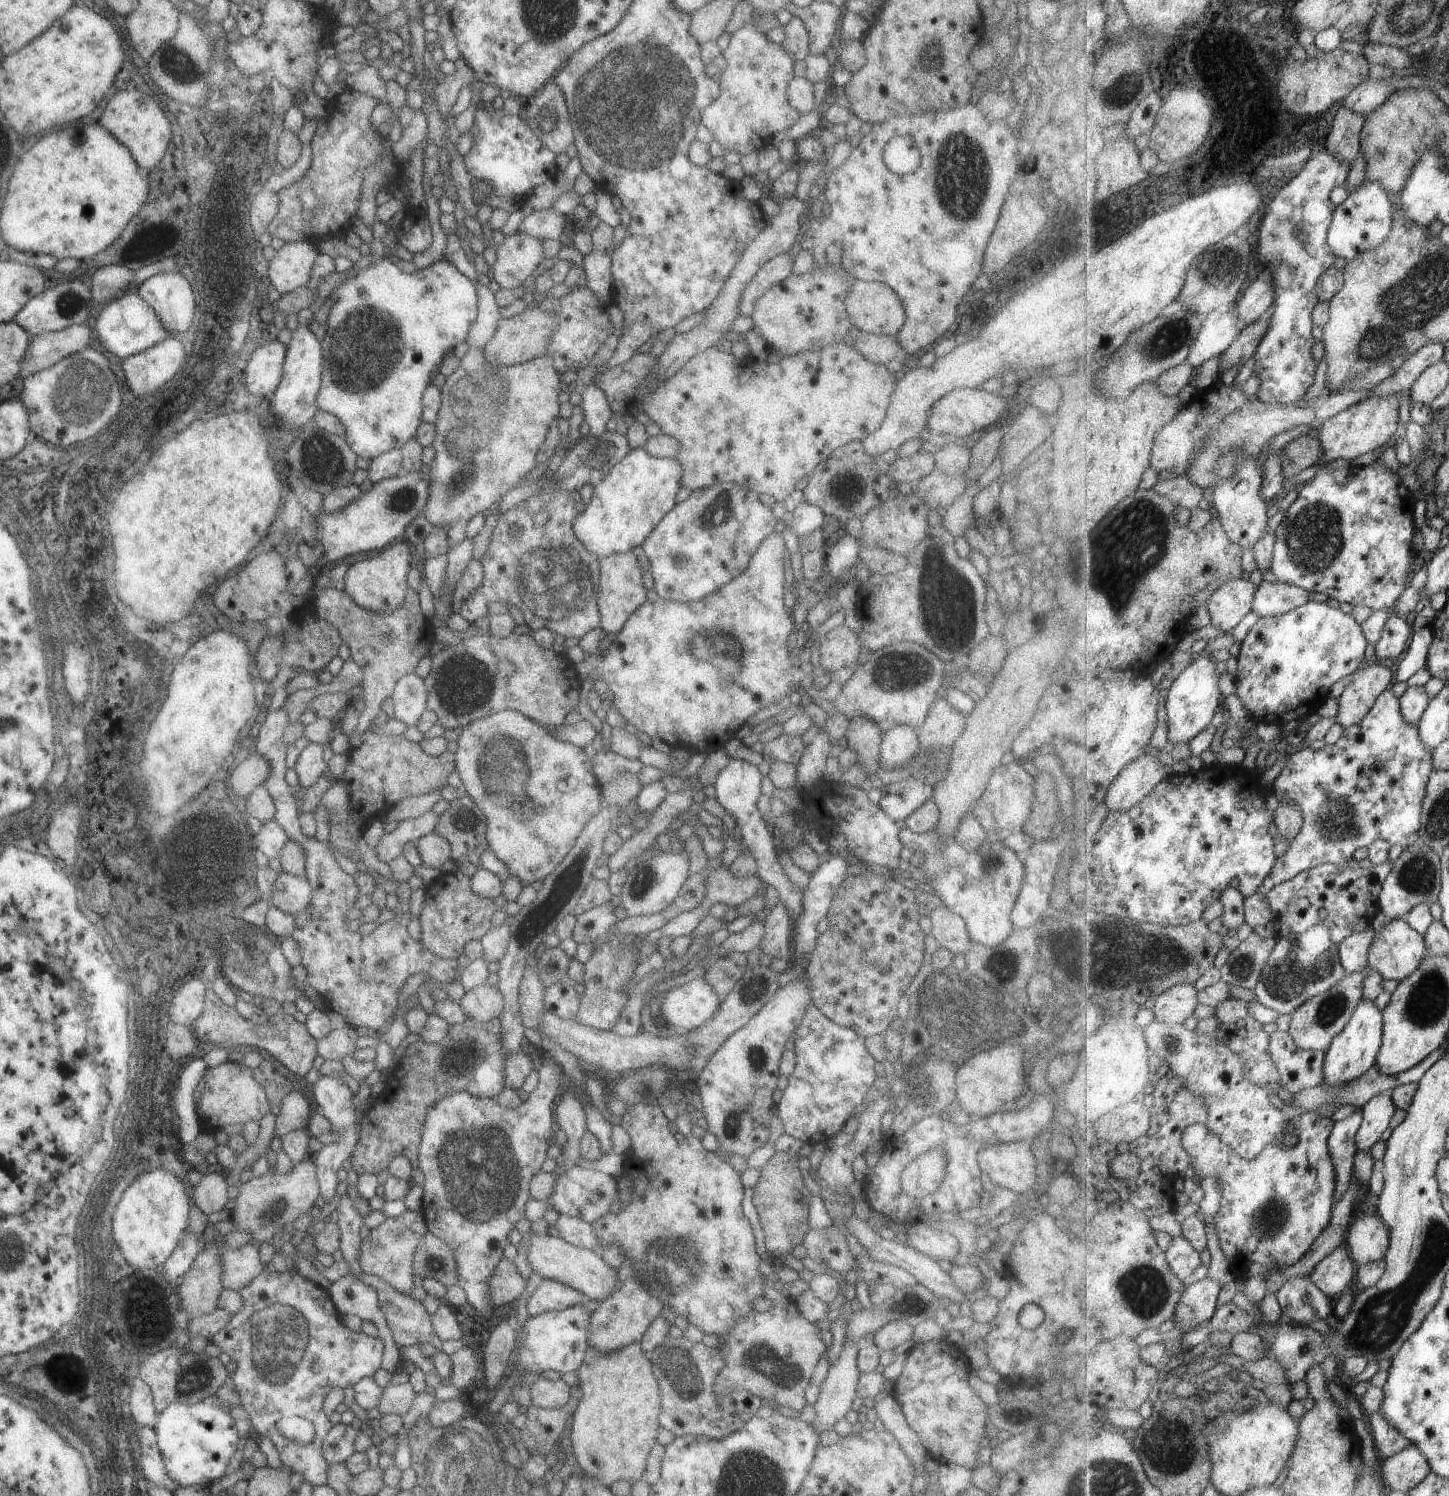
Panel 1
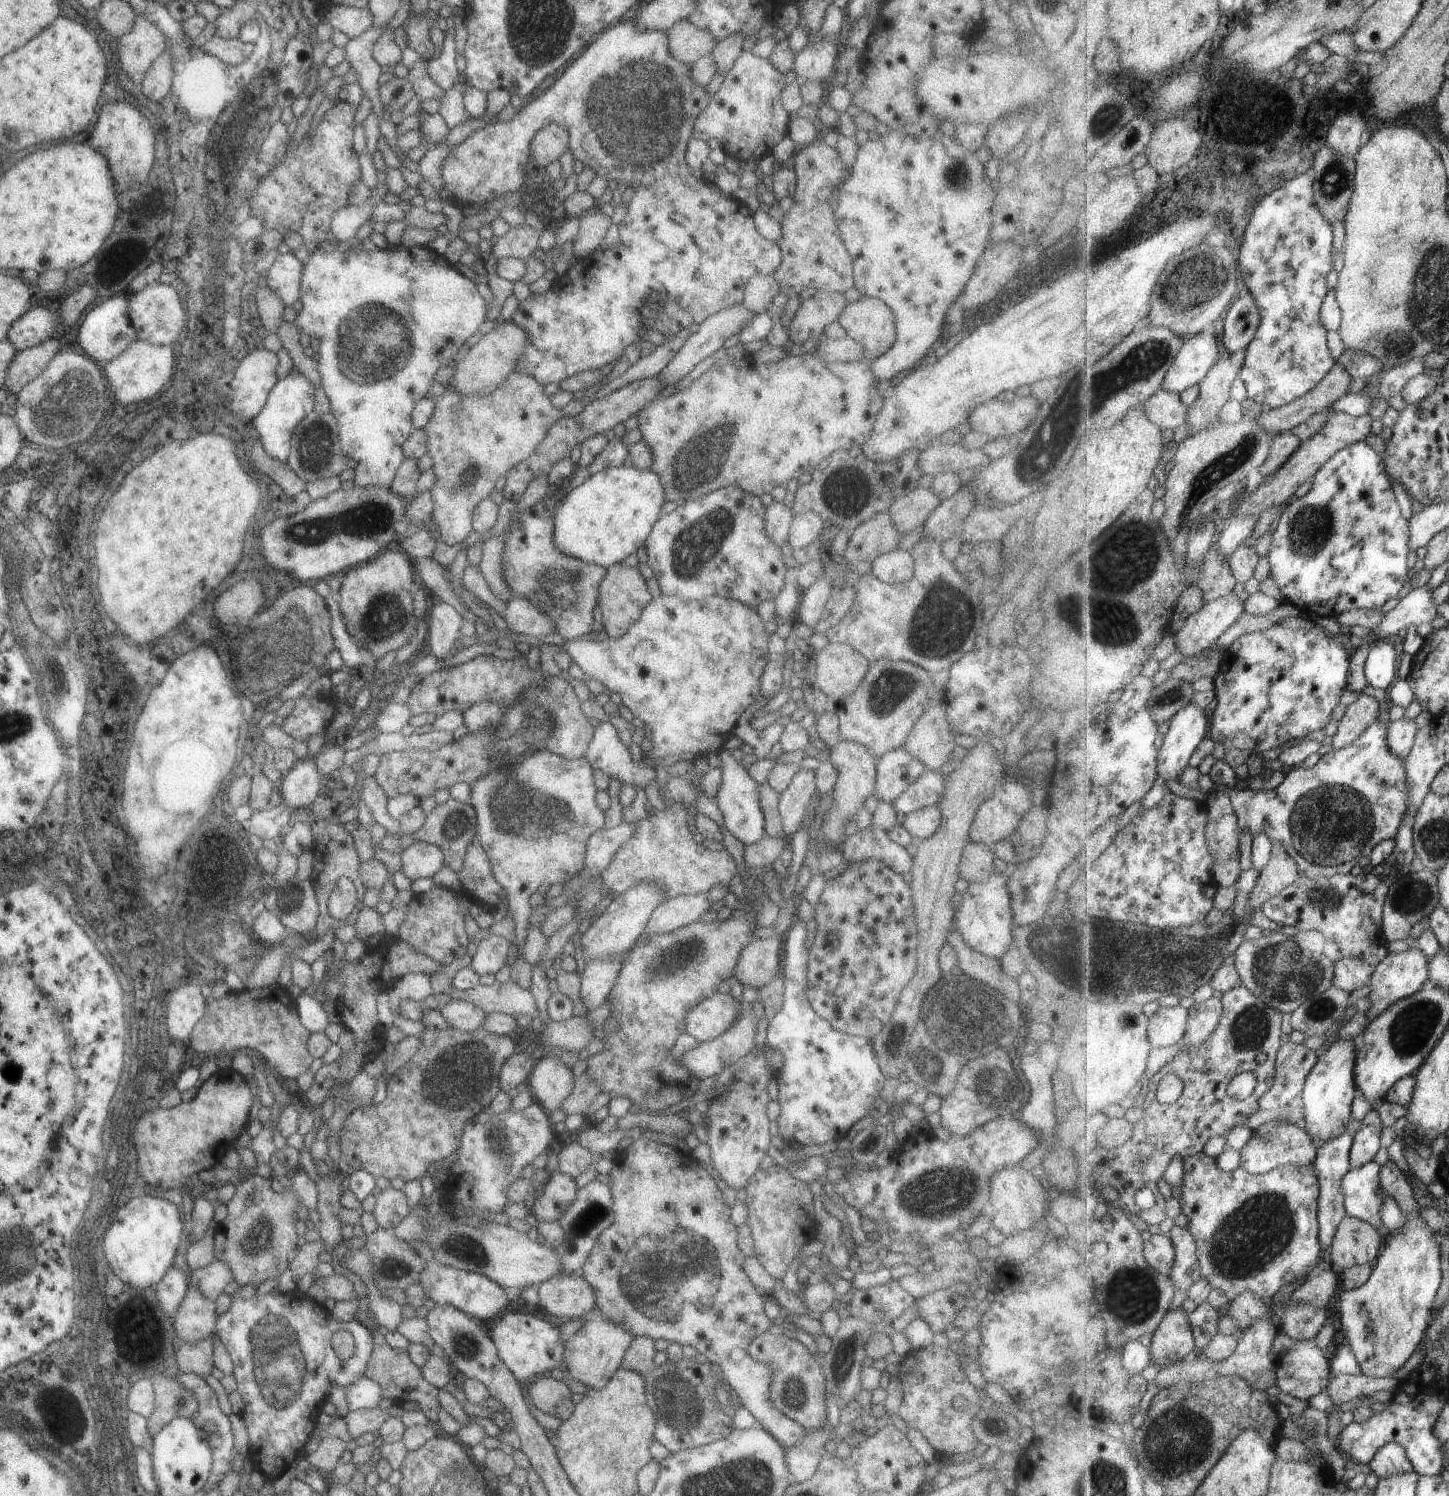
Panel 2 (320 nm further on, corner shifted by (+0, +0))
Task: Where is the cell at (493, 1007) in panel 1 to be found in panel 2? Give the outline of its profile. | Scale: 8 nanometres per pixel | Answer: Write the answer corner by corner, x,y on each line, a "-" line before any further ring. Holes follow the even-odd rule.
449,1000
439,1009
440,1015
449,1027
460,1031
472,1031
480,1026
484,1019
484,1012
472,1004
460,1000

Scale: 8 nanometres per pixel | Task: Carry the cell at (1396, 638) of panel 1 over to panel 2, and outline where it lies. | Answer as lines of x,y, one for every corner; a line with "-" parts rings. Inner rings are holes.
1397,640
1377,641
1370,650
1365,667
1369,685
1373,685
1381,692
1391,688
1399,672
1399,666
1395,664
1398,657
1400,652

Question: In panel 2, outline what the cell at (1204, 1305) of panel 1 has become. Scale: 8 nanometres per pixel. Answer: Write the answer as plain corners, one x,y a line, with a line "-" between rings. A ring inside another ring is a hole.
1177,1308
1162,1320
1154,1332
1150,1351
1157,1368
1168,1367
1196,1352
1196,1342
1188,1315

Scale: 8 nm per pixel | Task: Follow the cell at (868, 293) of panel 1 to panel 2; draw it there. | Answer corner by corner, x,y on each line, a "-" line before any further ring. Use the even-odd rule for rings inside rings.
861,296
855,302
847,302
836,318
847,337
862,346
864,358
874,361
879,358
894,341
894,322
892,312
880,300

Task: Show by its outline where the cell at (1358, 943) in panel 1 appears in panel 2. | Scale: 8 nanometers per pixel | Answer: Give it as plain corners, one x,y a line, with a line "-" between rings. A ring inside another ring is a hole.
1344,958
1337,961
1332,969
1334,986
1350,994
1355,992
1357,988
1361,988
1361,986
1369,985
1374,970
1375,966
1367,961

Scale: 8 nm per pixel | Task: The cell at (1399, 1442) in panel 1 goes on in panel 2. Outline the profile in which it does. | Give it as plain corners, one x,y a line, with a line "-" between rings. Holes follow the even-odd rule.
1387,1443
1368,1466
1379,1480
1401,1473
1414,1472
1414,1466
1407,1456
1407,1451
1399,1443

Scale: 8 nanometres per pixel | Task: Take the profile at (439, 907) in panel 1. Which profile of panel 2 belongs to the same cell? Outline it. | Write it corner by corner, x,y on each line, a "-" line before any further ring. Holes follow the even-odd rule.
433,886
411,897
405,904
405,919
398,925
397,938
440,965
461,958
466,953
465,946
470,939
463,929
463,915
457,907
456,895
451,889

